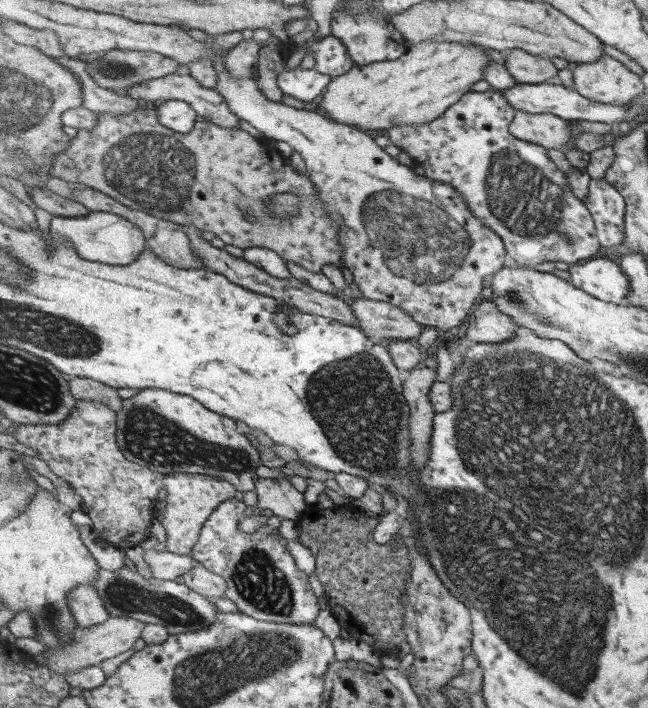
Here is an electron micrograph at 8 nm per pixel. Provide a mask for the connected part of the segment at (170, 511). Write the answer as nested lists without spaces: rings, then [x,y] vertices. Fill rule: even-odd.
[[[191,473],[166,475],[164,483],[168,492],[165,498],[166,507],[161,514],[157,510],[156,518],[167,534],[165,550],[180,555],[189,555],[200,540],[201,531],[204,530],[205,524],[208,523],[216,508],[235,496],[236,485],[211,475]]]

